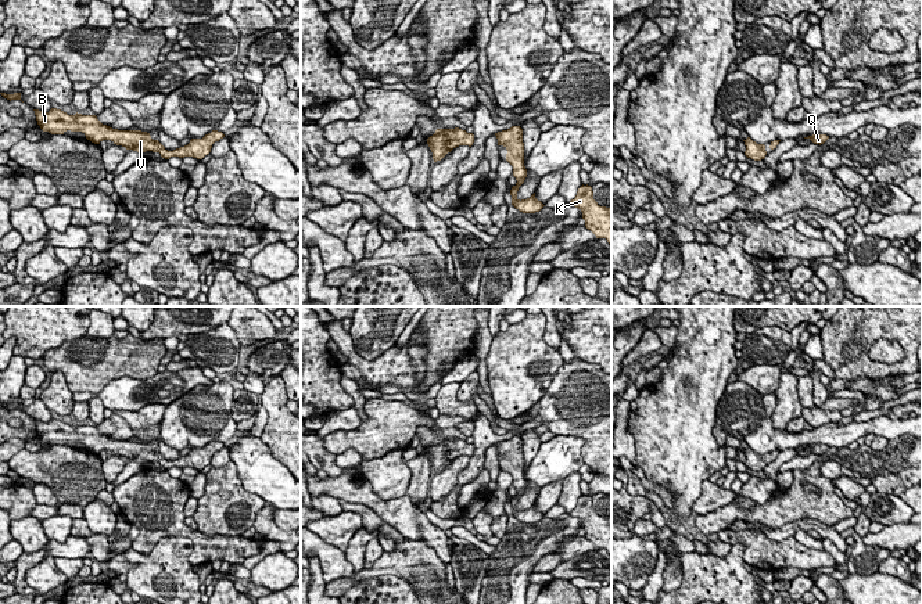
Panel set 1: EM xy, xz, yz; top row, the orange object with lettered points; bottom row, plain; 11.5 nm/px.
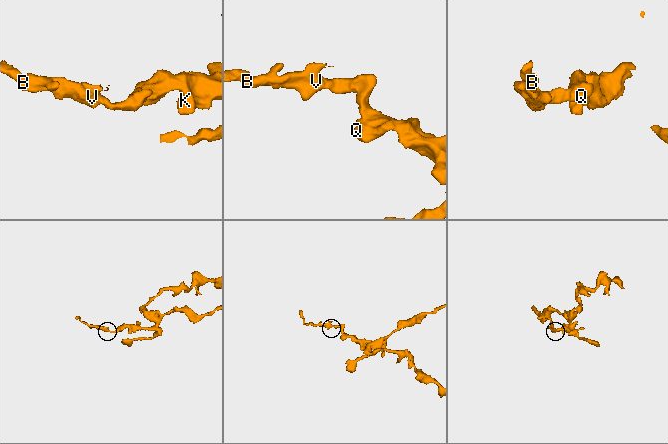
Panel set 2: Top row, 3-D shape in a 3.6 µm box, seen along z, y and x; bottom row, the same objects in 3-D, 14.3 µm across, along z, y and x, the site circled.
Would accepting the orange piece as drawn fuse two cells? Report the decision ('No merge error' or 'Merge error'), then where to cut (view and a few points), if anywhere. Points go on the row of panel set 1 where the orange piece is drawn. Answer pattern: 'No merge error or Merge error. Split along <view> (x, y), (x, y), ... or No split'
No merge error. No split

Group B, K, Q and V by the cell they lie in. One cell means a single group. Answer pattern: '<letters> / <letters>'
B K Q V

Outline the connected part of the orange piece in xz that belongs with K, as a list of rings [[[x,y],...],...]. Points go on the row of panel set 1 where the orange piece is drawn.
[[[581,186],[574,199],[570,201],[571,206],[582,212],[585,227],[591,230],[596,238],[606,238],[611,245],[611,208],[600,206],[593,199],[591,186]]]

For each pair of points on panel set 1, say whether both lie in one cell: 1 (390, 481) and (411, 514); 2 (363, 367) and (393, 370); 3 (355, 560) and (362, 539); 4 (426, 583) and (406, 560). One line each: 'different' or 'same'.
1: different
2: same
3: same
4: same

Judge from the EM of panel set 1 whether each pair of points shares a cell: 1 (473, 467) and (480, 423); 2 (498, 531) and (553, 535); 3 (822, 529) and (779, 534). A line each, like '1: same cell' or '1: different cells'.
1: same cell
2: different cells
3: same cell

